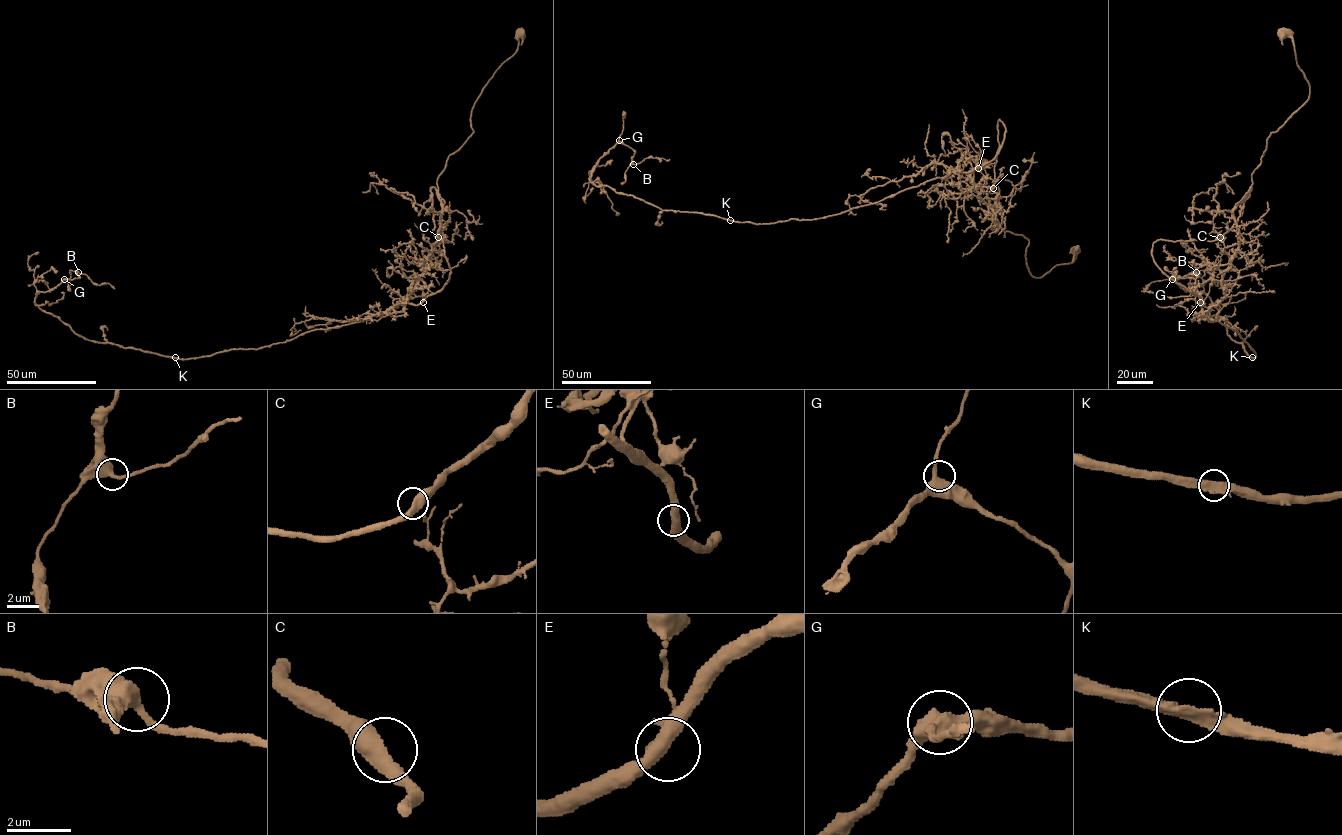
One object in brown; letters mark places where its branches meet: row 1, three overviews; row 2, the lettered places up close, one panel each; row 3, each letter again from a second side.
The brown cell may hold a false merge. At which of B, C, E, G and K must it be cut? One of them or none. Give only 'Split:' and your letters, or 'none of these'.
Split: none of these

